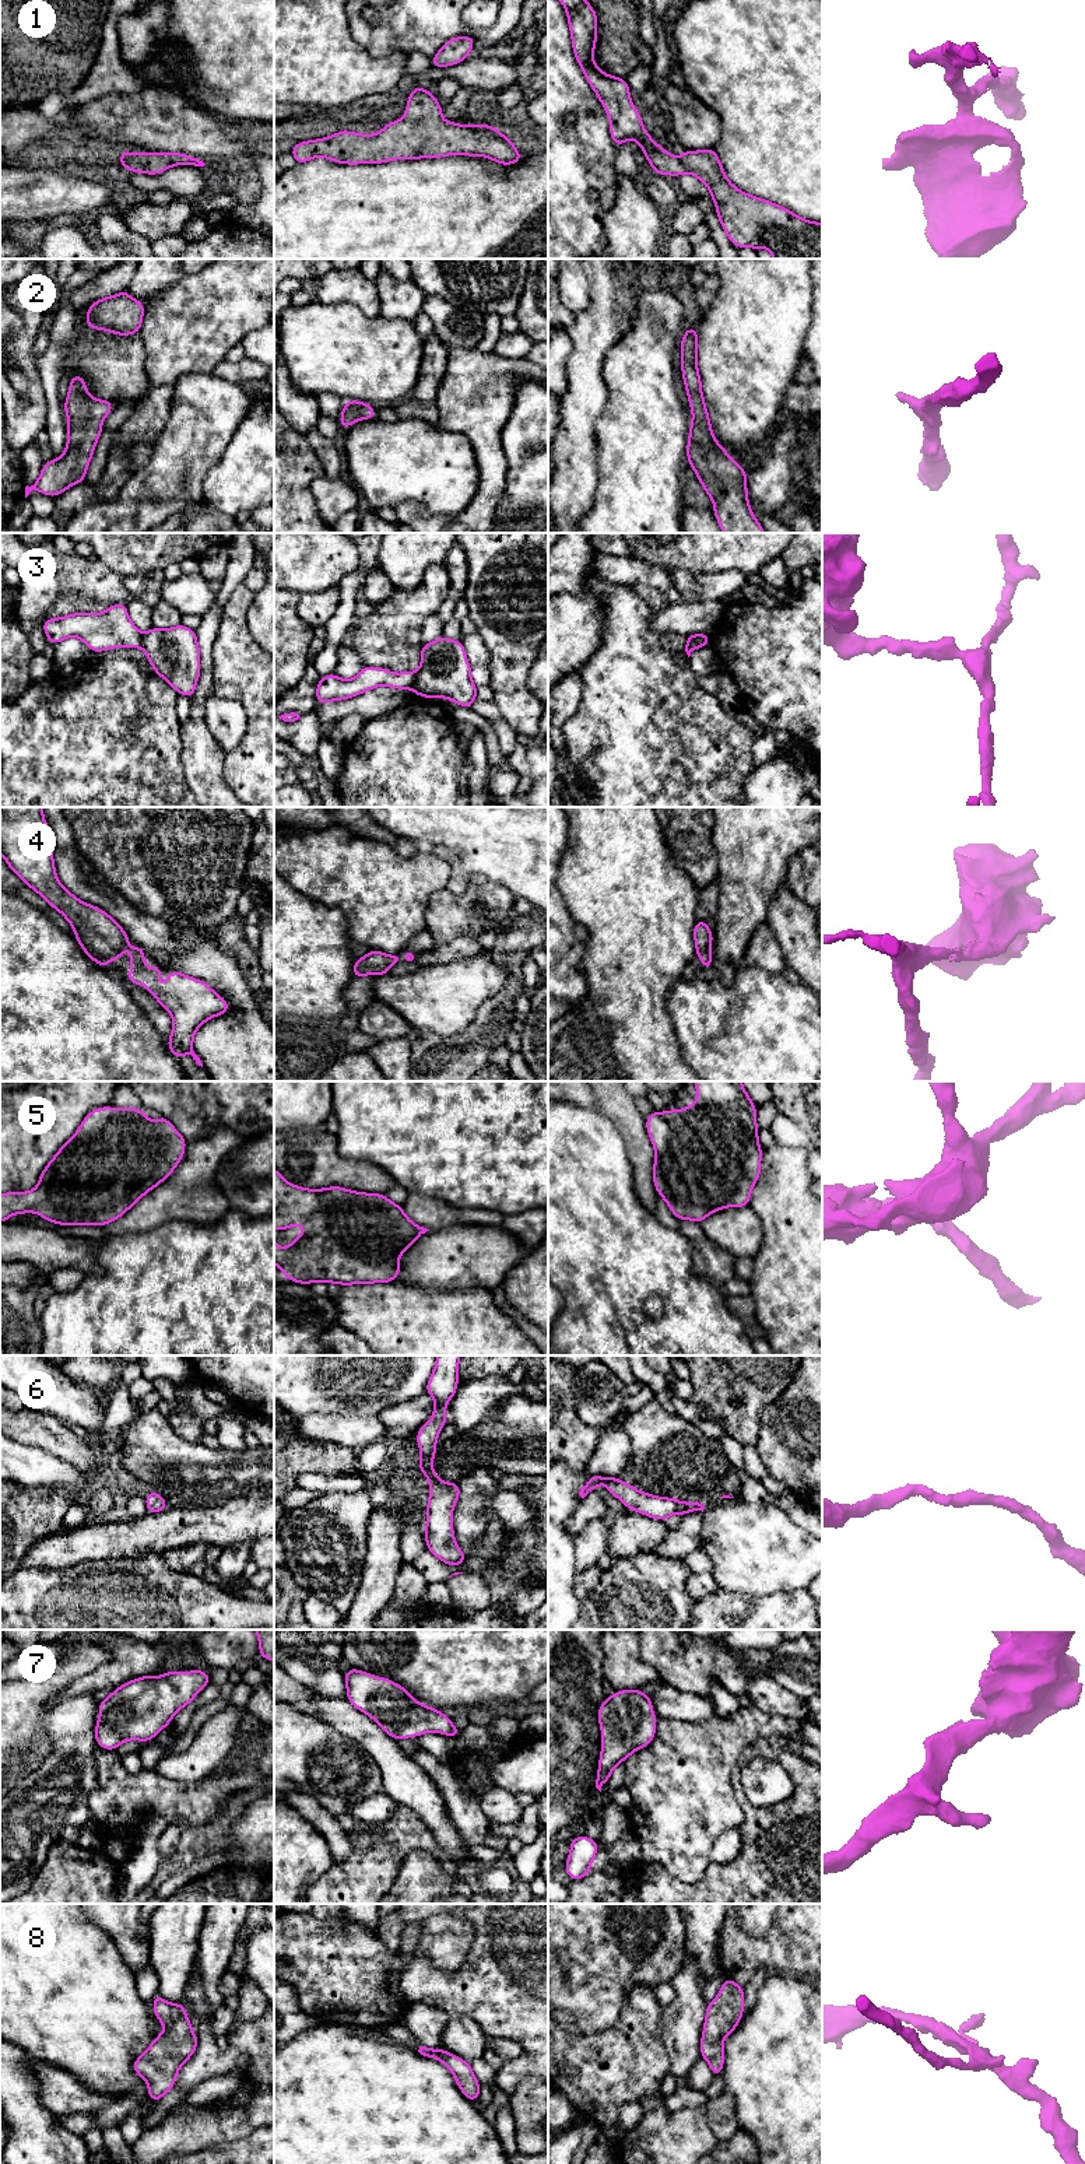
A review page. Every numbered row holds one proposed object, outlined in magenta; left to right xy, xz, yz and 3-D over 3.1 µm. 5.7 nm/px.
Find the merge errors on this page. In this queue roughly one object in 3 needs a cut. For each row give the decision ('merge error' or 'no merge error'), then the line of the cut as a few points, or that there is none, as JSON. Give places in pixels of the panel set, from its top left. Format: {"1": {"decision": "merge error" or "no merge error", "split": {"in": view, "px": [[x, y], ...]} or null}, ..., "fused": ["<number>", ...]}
{"1": {"decision": "no merge error", "split": null}, "2": {"decision": "no merge error", "split": null}, "3": {"decision": "merge error", "split": {"in": "xz", "px": [[417, 673], [411, 687]]}}, "4": {"decision": "no merge error", "split": null}, "5": {"decision": "no merge error", "split": null}, "6": {"decision": "no merge error", "split": null}, "7": {"decision": "no merge error", "split": null}, "8": {"decision": "no merge error", "split": null}, "fused": ["3"]}

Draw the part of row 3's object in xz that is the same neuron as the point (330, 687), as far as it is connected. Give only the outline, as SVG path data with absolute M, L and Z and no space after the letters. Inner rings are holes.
M362 666L359 674L351 680L343 680L331 673L322 677L316 685L316 704L348 699L380 685L410 690L415 678L414 671L391 673L383 667L369 666Z

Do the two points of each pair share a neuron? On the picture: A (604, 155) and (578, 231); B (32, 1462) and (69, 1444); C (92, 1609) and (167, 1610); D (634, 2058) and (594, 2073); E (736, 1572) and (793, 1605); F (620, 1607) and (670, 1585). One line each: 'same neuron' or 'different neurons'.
A: same neuron
B: different neurons
C: same neuron
D: same neuron
E: different neurons
F: same neuron

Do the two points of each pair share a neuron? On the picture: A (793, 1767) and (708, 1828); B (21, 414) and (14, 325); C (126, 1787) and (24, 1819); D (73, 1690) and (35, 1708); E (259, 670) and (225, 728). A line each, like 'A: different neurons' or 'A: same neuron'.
A: different neurons
B: different neurons
C: different neurons
D: different neurons
E: different neurons

